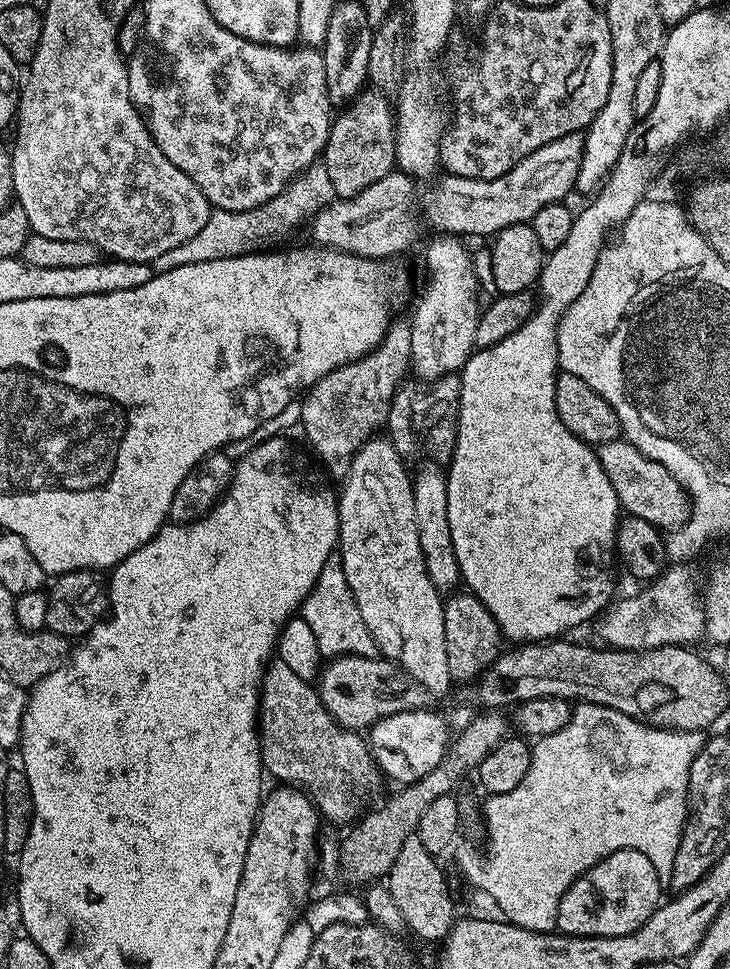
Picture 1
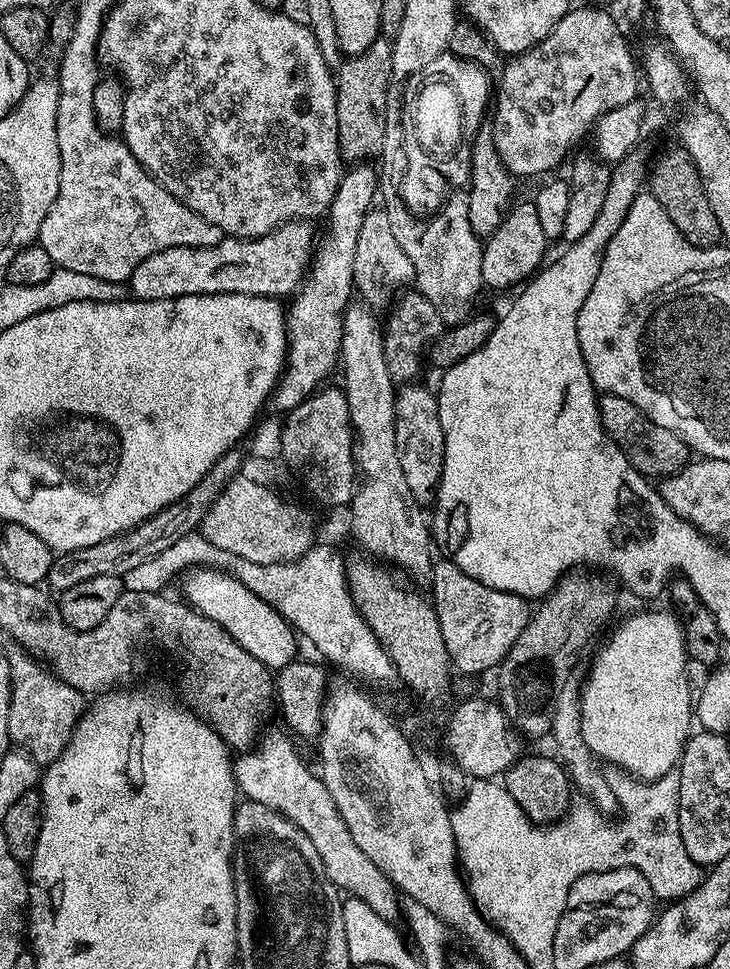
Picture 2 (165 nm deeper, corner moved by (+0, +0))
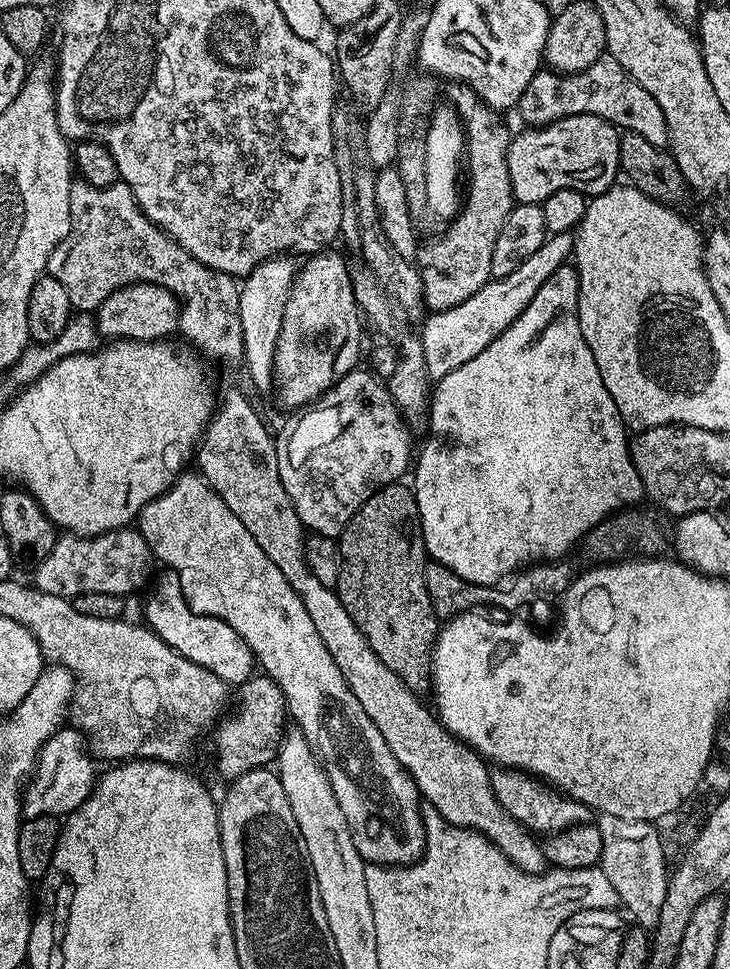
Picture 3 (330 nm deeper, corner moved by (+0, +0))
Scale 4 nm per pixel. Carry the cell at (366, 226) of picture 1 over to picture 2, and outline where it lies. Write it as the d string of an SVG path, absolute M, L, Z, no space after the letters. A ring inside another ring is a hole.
M290 220L282 226L278 226L270 234L259 236L253 240L222 238L216 244L211 244L209 248L170 246L170 250L158 250L158 254L150 254L150 258L142 258L142 262L138 262L138 266L134 266L130 281L131 295L138 300L161 300L162 298L197 296L198 294L291 297L299 288L301 280L307 273L308 265L312 262L314 251L312 226L307 220Z

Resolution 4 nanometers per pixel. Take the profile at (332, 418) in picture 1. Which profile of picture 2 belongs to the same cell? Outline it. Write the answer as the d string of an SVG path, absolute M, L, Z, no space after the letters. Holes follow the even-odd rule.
M370 210L364 215L362 230L358 230L358 250L354 250L352 283L359 299L373 310L391 309L398 293L415 285L414 262L402 250L390 230L389 219L383 210Z

